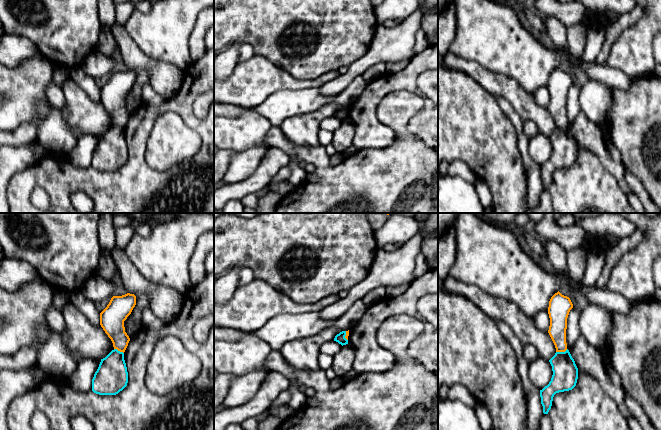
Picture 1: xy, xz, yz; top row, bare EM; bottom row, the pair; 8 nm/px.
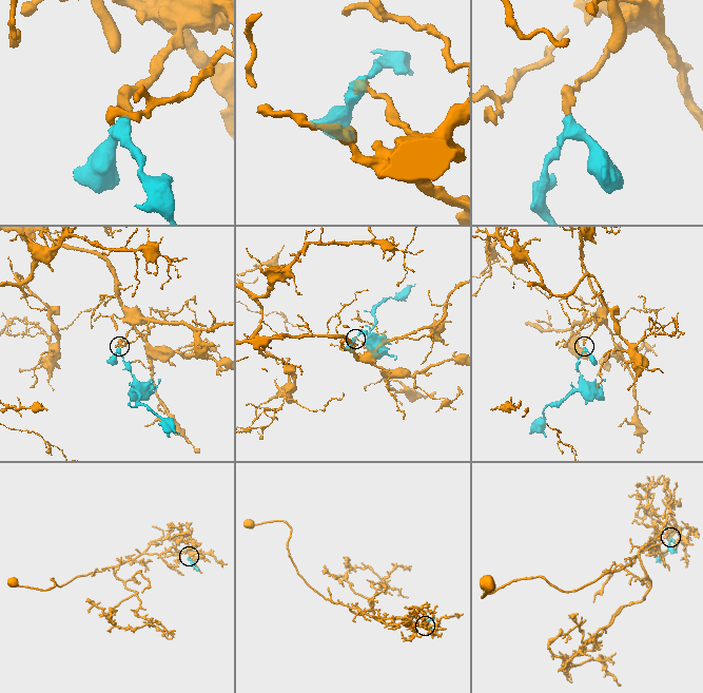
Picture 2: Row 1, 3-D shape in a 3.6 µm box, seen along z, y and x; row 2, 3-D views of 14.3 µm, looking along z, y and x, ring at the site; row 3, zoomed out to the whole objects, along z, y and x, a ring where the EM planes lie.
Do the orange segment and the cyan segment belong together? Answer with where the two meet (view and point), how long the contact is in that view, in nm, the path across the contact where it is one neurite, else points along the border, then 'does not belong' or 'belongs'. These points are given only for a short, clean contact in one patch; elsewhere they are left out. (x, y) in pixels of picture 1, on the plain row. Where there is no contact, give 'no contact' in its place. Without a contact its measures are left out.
yz (561, 127) | 100 nm | along yz (567, 125), (556, 128) | does not belong

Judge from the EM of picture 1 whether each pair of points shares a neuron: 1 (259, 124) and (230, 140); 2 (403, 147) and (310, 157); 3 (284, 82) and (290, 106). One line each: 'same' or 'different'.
1: same
2: same
3: different

